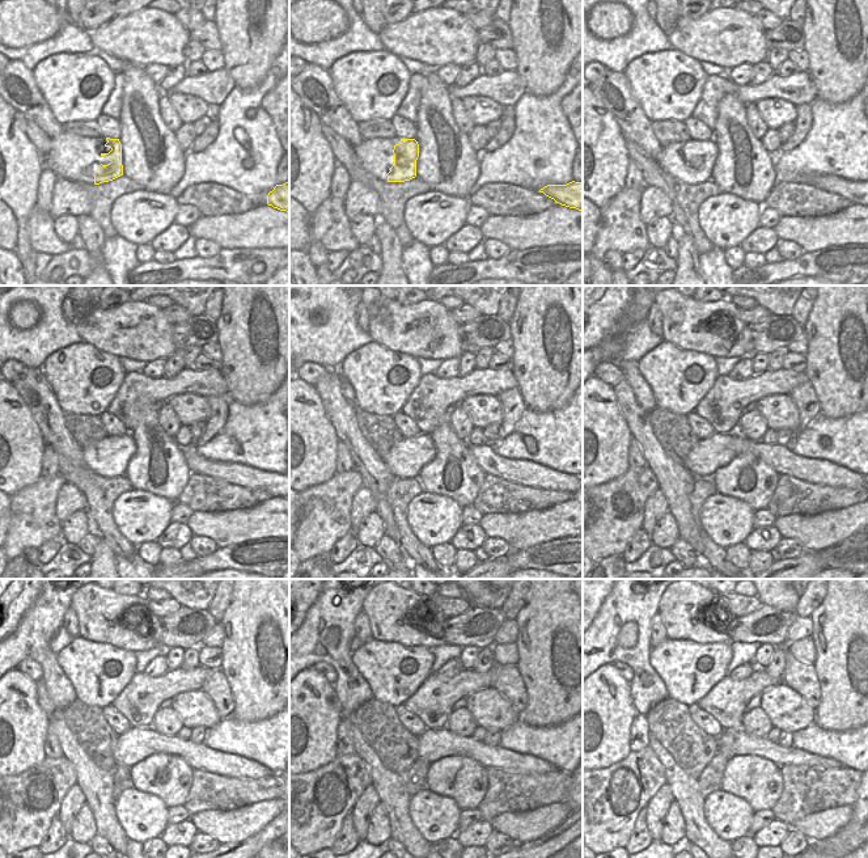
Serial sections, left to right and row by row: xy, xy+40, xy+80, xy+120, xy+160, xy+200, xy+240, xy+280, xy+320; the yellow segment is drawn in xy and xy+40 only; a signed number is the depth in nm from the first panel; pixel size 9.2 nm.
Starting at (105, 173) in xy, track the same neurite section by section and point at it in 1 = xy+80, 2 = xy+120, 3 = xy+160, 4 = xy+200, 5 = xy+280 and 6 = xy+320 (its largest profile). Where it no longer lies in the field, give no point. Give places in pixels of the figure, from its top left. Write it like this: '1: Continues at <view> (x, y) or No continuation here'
1: Continues at xy+80 (701, 157)
2: Continues at xy+120 (115, 452)
3: Continues at xy+160 (410, 455)
4: Continues at xy+200 (708, 455)
5: Continues at xy+280 (434, 744)
6: Continues at xy+320 (745, 744).

